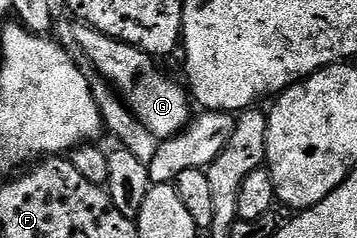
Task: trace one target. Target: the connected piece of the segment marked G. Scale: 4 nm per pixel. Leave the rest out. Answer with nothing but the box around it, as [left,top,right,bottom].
[71,20,193,141]

